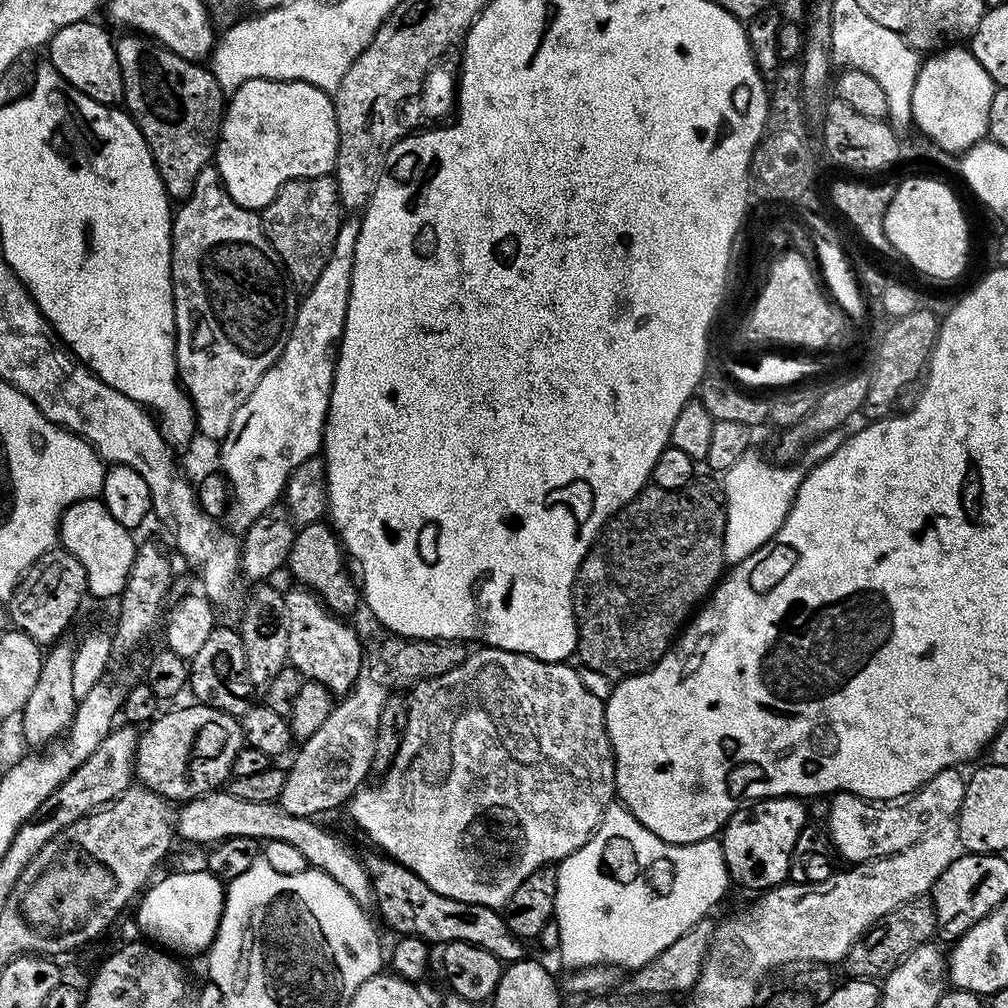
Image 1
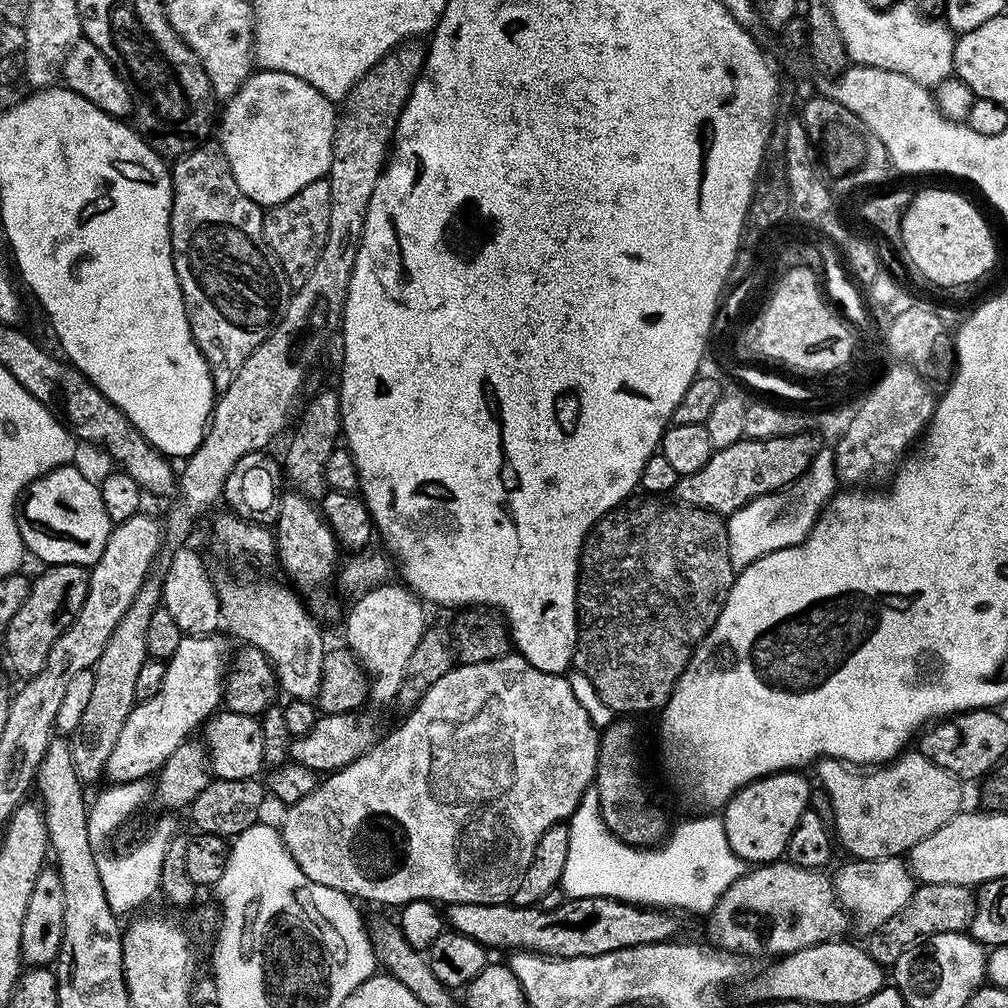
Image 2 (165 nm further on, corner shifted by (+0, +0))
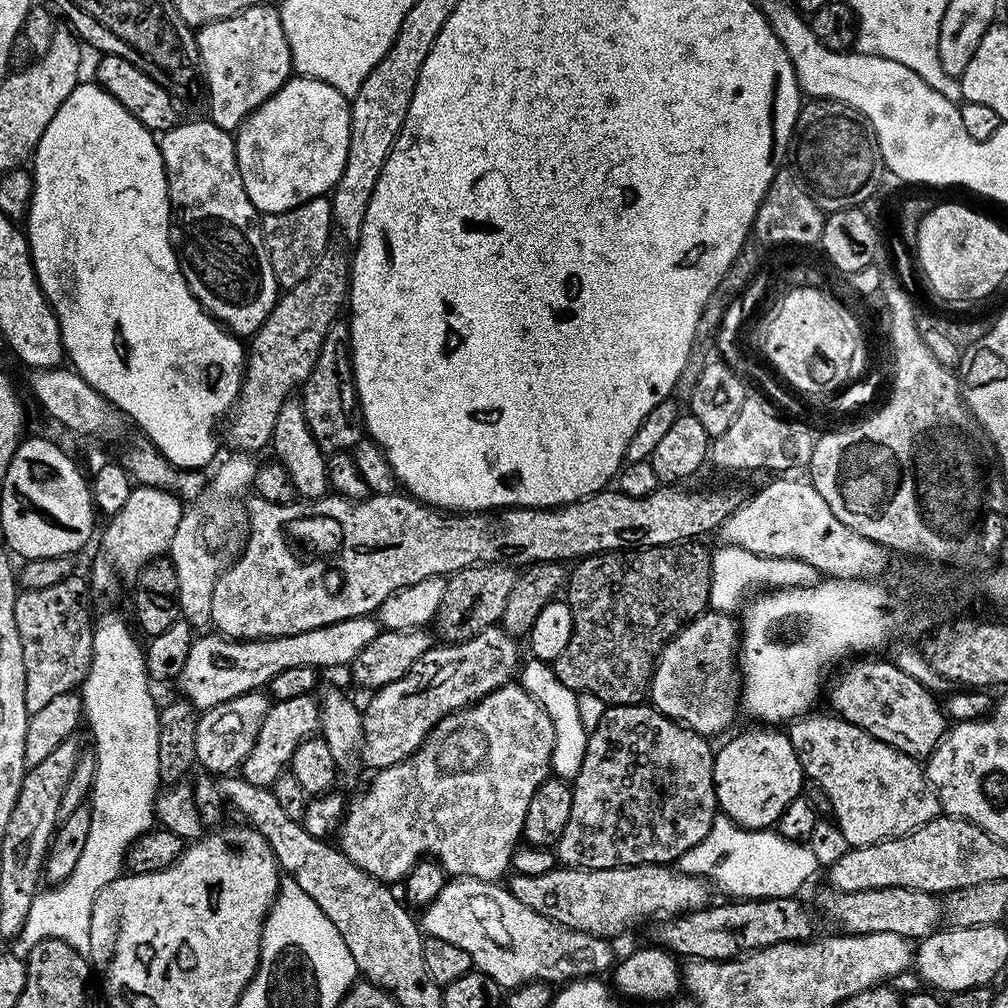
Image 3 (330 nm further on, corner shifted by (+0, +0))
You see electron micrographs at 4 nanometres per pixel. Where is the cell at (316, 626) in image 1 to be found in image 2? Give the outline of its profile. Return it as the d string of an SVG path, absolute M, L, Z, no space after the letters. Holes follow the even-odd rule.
M284 490L280 494L280 509L274 525L276 556L284 567L286 575L292 579L291 587L302 594L306 607L317 621L341 619L342 608L336 596L328 587L338 572L336 550L338 543L332 528L324 518L324 513L303 492Z

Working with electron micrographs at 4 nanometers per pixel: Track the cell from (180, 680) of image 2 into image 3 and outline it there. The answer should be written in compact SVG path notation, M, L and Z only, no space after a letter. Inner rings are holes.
M371 615L346 618L342 622L334 622L318 630L306 630L302 634L293 636L272 636L268 640L230 640L226 636L211 634L212 636L197 635L190 646L190 654L186 657L186 666L182 666L182 674L178 681L183 699L191 701L196 710L207 710L226 702L230 698L238 698L247 692L255 692L271 685L275 676L282 674L282 670L301 668L307 664L311 668L340 668L351 665L352 660L374 642L378 624Z

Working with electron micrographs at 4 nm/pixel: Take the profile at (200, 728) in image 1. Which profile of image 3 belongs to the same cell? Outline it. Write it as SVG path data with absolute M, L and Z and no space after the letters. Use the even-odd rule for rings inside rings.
M311 695L286 698L275 701L269 707L262 722L262 730L258 730L254 750L250 750L242 765L242 775L246 782L254 782L254 786L271 788L278 777L285 775L286 769L291 765L294 750L298 750L303 740L308 740L320 732L320 704L312 699Z

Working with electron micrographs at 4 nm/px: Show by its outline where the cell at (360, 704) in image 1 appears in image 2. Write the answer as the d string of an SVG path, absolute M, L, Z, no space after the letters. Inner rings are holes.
M391 583L374 586L362 592L352 608L347 609L344 623L346 622L345 645L359 658L369 678L369 701L380 706L391 705L401 689L402 675L405 673L407 659L414 654L414 648L421 641L421 636L427 625L424 616L425 605L420 598L405 585L390 586Z

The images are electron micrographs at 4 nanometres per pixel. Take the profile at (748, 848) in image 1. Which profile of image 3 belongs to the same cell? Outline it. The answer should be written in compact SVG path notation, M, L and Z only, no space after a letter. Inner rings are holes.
M768 726L752 727L756 728L750 729L749 732L740 732L737 736L729 735L729 740L721 748L715 749L716 761L712 773L716 803L719 811L729 816L740 827L768 830L776 825L778 818L782 818L782 810L786 810L786 806L790 806L790 802L794 802L794 798L801 795L803 788L800 787L806 784L806 777L787 731L773 730Z

